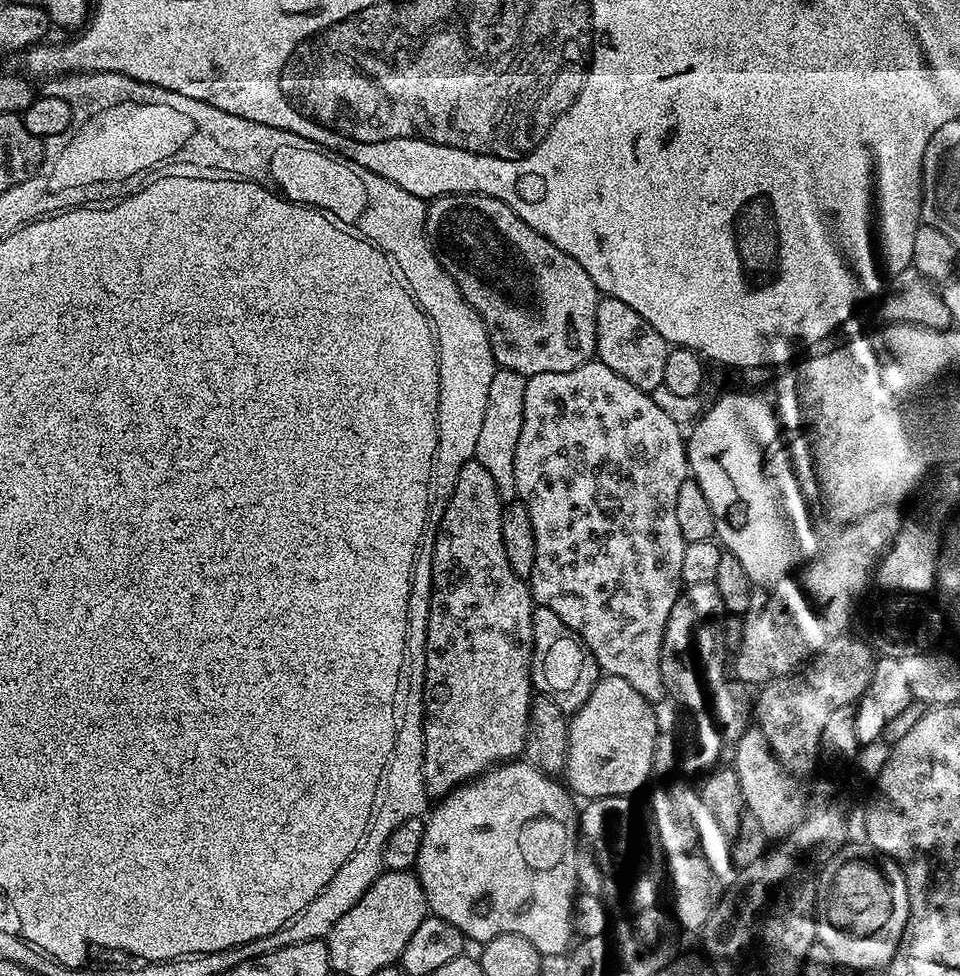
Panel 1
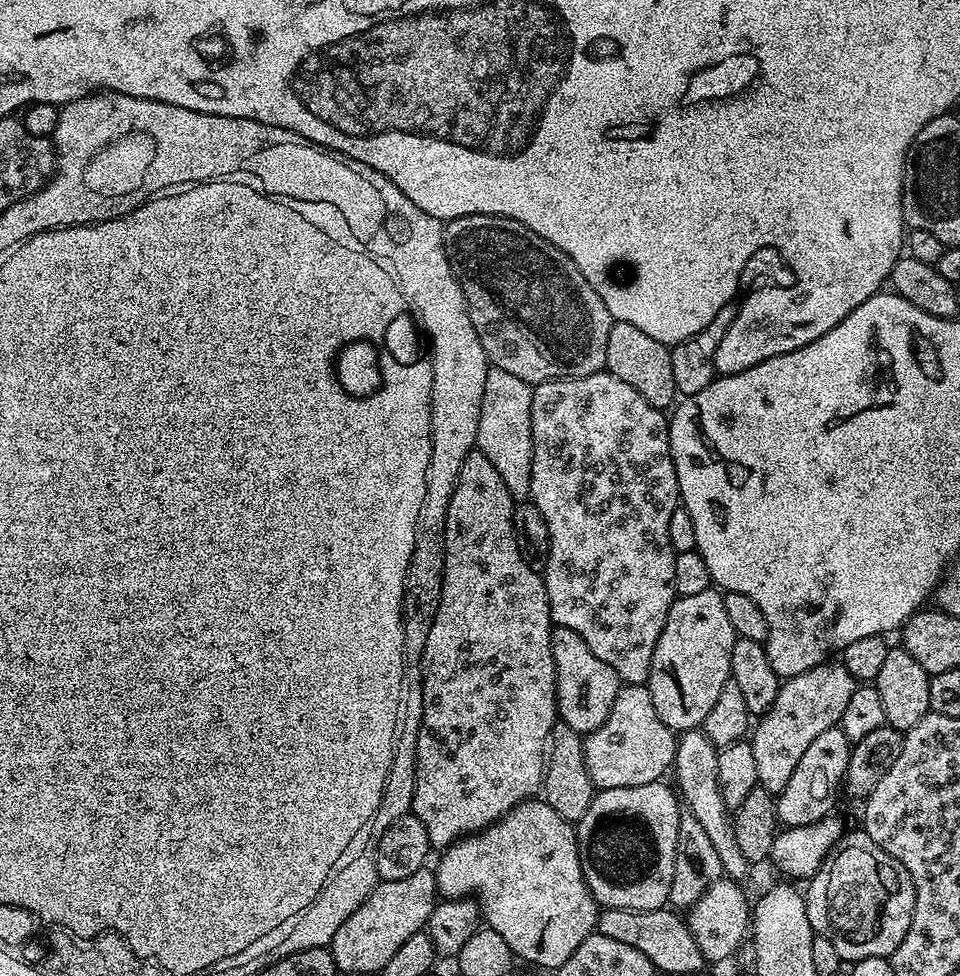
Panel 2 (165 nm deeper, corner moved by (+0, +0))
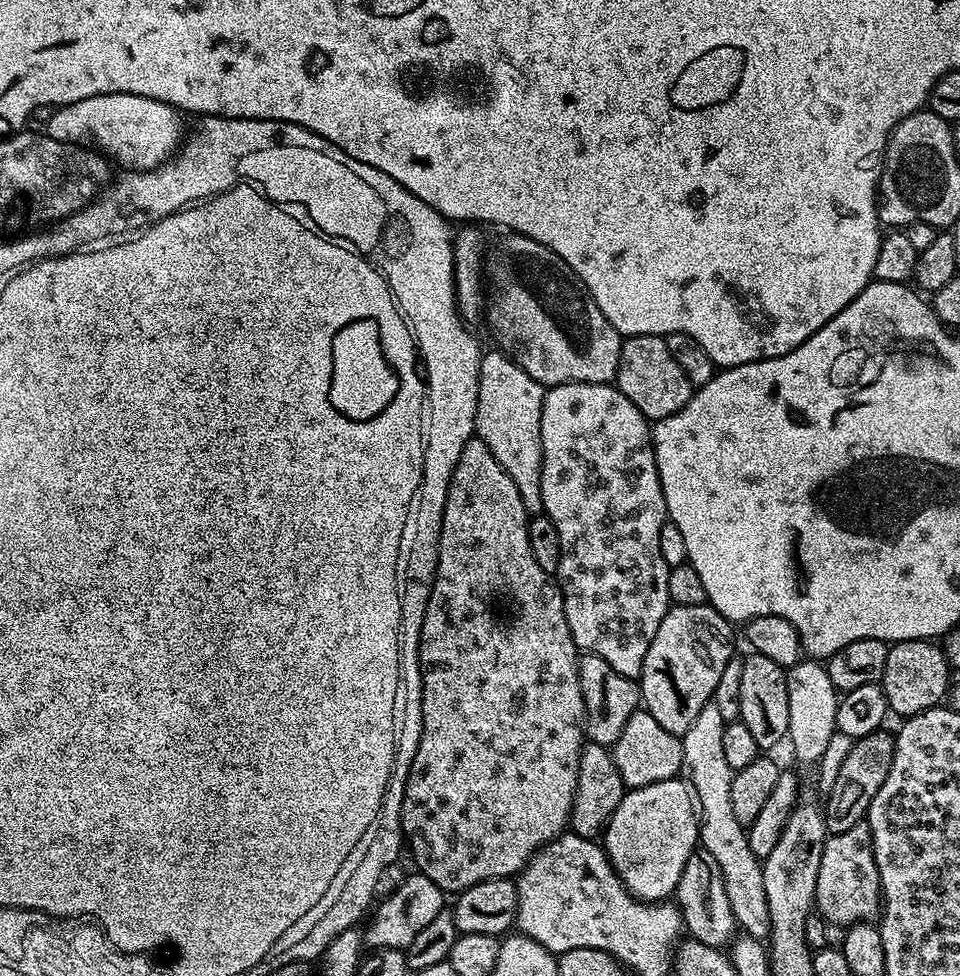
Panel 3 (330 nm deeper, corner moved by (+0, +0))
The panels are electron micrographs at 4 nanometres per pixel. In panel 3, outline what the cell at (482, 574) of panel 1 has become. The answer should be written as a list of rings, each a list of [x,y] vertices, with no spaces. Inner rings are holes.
[[[478,438],[466,442],[458,466],[454,466],[454,478],[450,478],[450,494],[446,494],[446,510],[442,514],[442,534],[436,581],[432,583],[430,602],[426,606],[426,618],[422,622],[420,639],[420,673],[422,674],[422,738],[417,754],[410,766],[404,801],[400,811],[400,830],[404,833],[407,847],[412,847],[419,875],[430,878],[446,894],[465,892],[478,882],[494,878],[515,877],[523,872],[528,861],[569,827],[572,803],[578,782],[580,749],[586,743],[584,731],[584,699],[578,678],[580,656],[574,638],[570,634],[570,622],[566,620],[564,599],[559,583],[534,558],[530,550],[528,521],[530,514],[523,506],[522,497],[513,479],[498,464],[498,458],[490,454],[490,446]]]

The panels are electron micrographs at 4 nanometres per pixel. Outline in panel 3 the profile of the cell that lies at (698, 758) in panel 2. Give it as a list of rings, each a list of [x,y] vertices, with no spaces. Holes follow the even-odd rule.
[[[709,702],[698,710],[698,718],[690,722],[690,730],[686,730],[681,739],[682,746],[682,776],[689,788],[698,813],[700,825],[699,847],[704,848],[718,862],[718,870],[722,870],[722,882],[726,886],[726,896],[730,898],[730,910],[734,914],[739,929],[752,936],[755,940],[763,941],[772,931],[770,926],[770,906],[766,906],[766,882],[764,881],[764,866],[761,857],[750,850],[748,833],[745,825],[734,818],[734,806],[730,806],[730,782],[733,769],[730,762],[726,762],[726,754],[722,747],[722,730],[726,721],[715,702]]]

